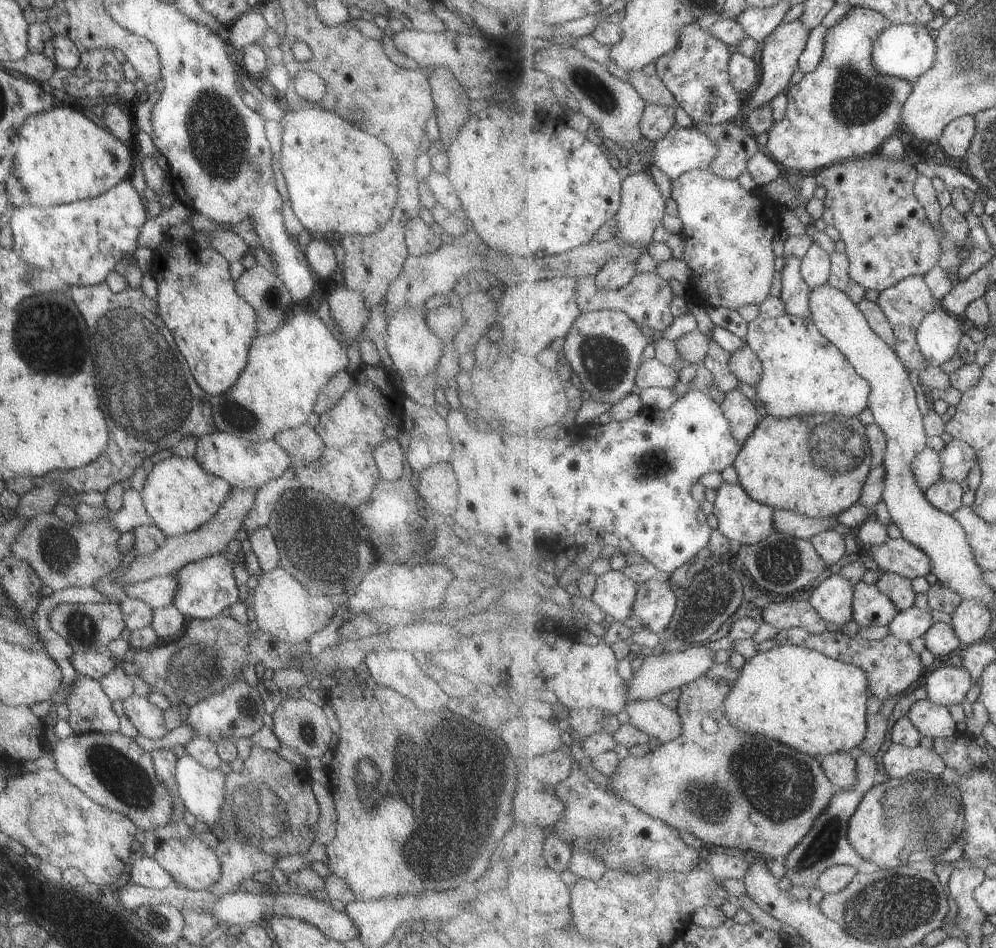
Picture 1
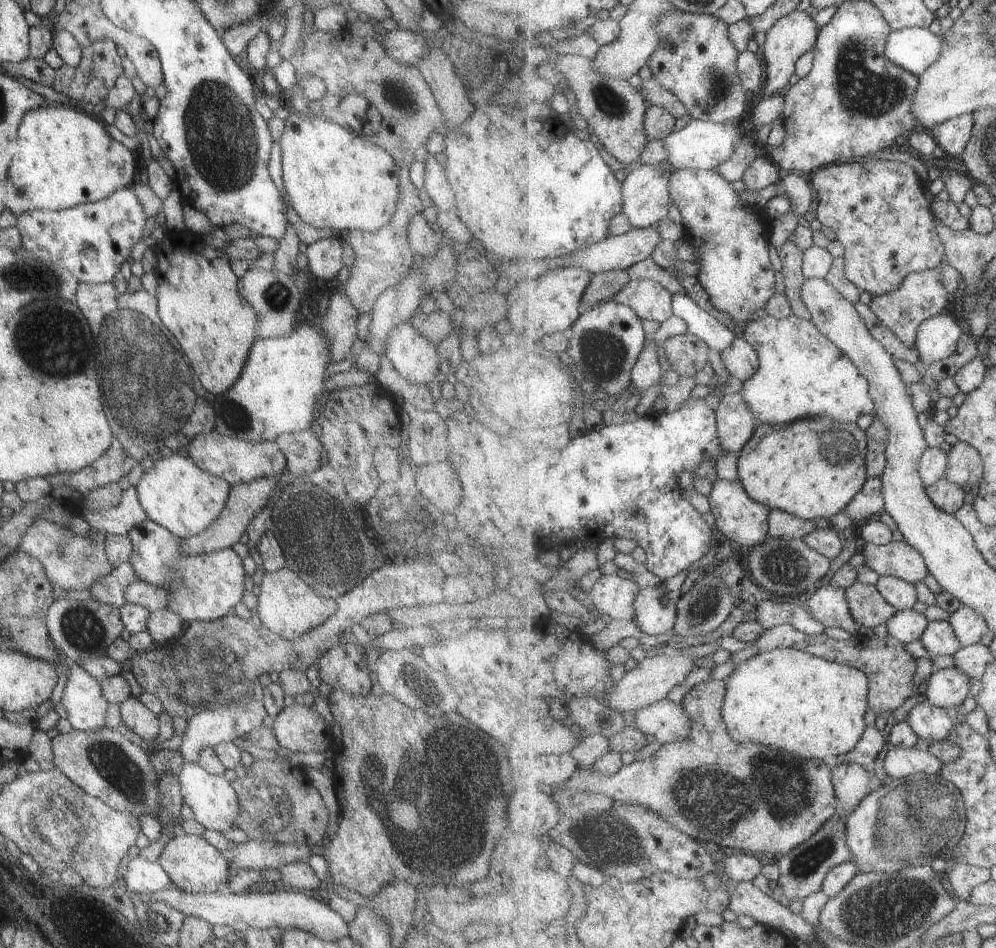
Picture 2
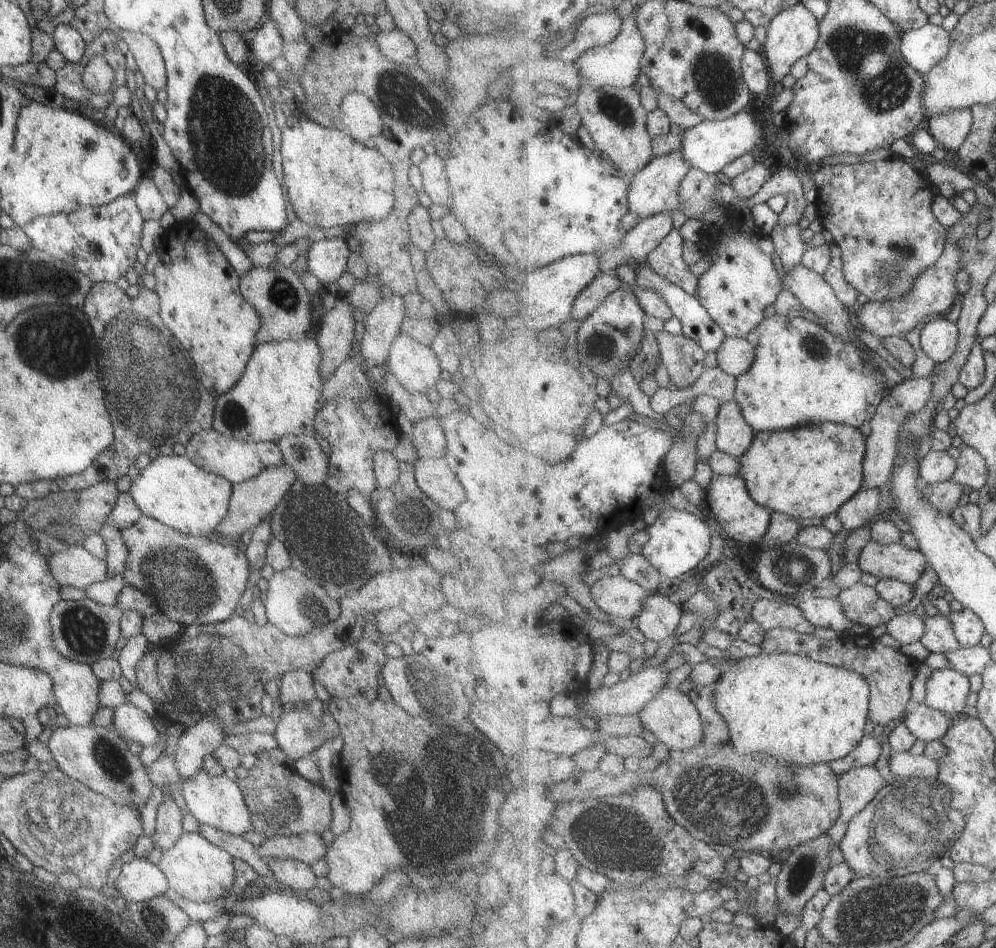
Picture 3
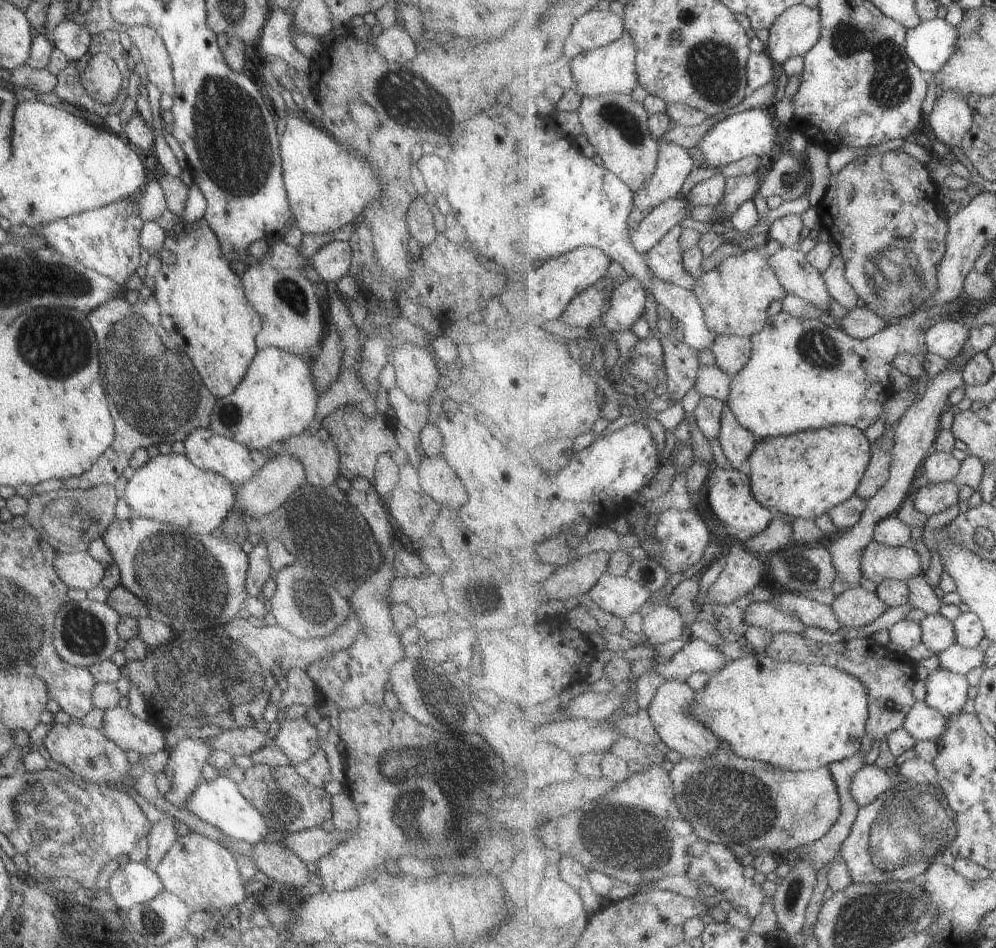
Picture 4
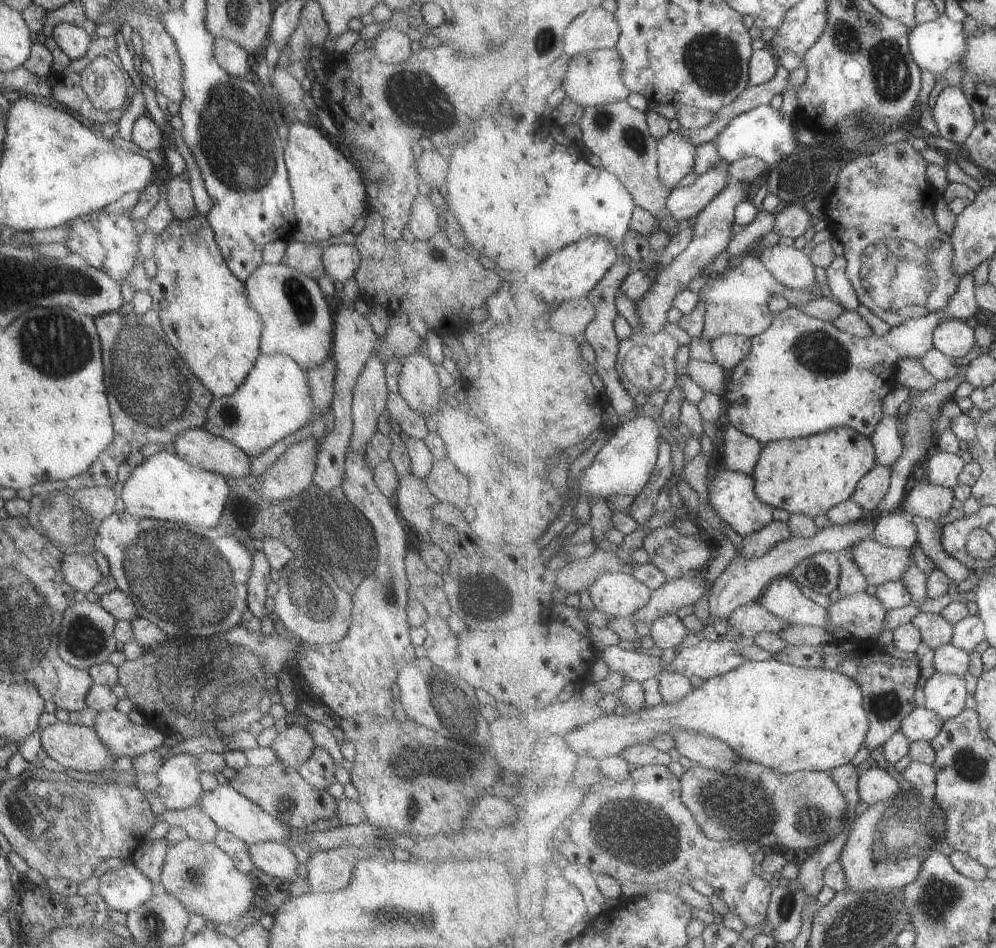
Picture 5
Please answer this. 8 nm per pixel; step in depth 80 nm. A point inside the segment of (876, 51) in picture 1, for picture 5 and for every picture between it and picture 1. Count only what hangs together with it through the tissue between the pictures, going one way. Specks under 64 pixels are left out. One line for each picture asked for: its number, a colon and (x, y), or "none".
2: (915, 49)
3: (923, 48)
4: (931, 44)
5: (935, 45)

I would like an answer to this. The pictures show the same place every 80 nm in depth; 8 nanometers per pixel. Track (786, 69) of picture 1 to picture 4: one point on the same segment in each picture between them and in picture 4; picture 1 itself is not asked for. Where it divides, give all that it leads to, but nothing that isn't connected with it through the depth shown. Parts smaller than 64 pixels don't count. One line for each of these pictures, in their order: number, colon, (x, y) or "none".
2: (795, 35)
3: (794, 33)
4: (798, 29)

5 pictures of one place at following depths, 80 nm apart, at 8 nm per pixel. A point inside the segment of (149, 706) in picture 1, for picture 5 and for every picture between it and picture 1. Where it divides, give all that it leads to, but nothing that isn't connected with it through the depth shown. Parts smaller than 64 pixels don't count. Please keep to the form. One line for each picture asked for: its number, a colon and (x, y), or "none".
2: (133, 714)
3: (130, 723)
4: (118, 725)
5: (122, 738)

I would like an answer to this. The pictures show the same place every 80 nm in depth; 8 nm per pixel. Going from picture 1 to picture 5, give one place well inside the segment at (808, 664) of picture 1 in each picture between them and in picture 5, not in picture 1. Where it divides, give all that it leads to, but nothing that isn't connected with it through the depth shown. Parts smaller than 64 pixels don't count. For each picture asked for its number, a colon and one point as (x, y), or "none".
2: (812, 708)
3: (802, 712)
4: (800, 718)
5: (794, 719)

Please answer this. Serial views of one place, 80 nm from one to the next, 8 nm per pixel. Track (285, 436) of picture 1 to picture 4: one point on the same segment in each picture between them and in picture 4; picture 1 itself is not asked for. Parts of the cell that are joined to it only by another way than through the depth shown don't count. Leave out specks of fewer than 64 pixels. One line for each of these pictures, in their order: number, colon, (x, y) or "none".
2: (302, 449)
3: (302, 453)
4: (319, 458)

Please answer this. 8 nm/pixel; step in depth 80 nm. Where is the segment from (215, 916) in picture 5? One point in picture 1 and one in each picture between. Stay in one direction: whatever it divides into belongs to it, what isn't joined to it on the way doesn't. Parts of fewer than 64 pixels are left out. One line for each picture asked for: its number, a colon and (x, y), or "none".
1: (191, 864)
2: (193, 866)
3: (195, 869)
4: (201, 872)

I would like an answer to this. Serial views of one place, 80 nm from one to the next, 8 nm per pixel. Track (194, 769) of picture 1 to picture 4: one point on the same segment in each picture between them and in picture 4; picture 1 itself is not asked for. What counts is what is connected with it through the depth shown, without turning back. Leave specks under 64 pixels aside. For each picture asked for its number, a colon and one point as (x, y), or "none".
2: (212, 801)
3: (216, 801)
4: (217, 802)

